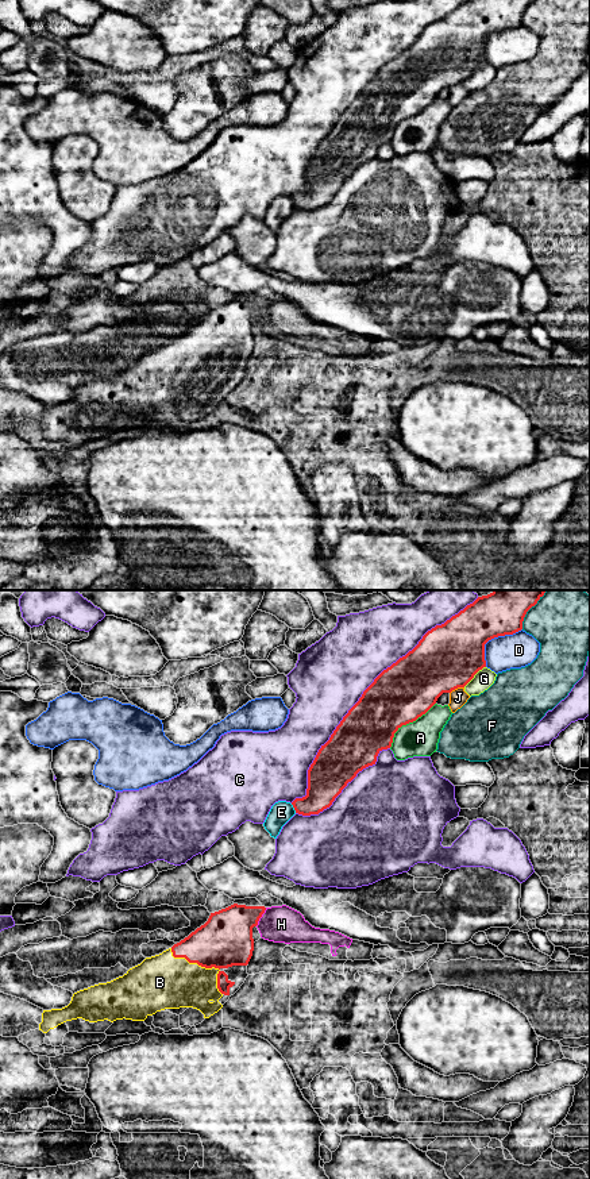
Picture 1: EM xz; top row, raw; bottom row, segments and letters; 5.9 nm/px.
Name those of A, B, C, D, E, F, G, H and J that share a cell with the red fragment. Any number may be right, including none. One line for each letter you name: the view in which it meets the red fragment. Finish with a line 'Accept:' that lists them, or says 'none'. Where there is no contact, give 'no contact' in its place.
B: meets red in xz
Accept: B

